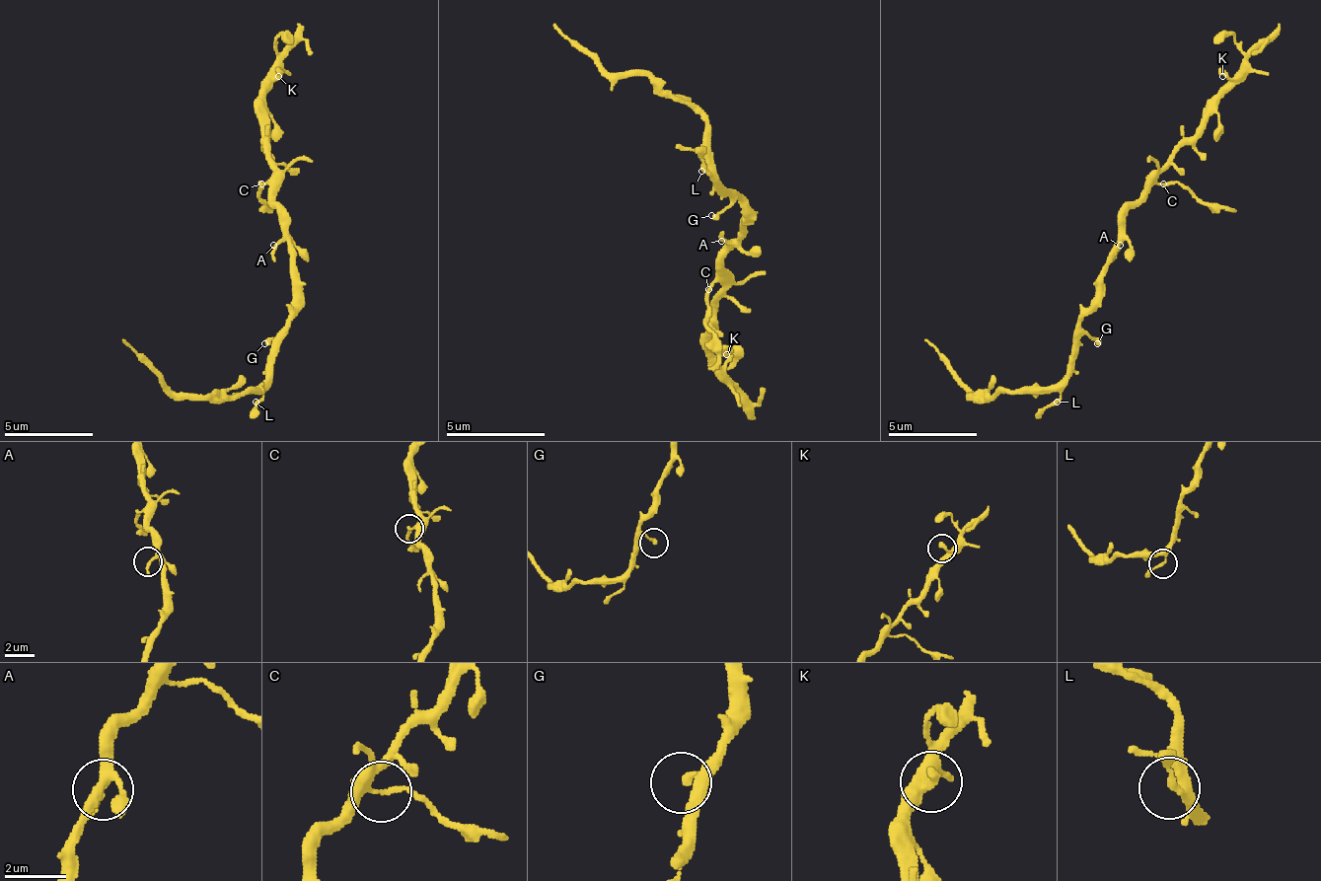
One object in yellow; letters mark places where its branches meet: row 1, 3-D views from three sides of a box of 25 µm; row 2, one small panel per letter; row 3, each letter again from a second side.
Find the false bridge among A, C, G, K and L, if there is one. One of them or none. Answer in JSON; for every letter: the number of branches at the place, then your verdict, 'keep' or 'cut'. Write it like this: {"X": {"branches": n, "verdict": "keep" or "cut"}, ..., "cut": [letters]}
{"A": {"branches": 2, "verdict": "keep"}, "C": {"branches": 2, "verdict": "cut"}, "G": {"branches": 1, "verdict": "keep"}, "K": {"branches": 2, "verdict": "keep"}, "L": {"branches": 2, "verdict": "keep"}, "cut": ["C"]}

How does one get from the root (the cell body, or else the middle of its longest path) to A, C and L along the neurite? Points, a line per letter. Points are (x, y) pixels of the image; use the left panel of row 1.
A: (291, 294), (291, 250), (282, 241), (273, 245)
C: (291, 294), (291, 241), (287, 236), (287, 214), (273, 200), (273, 191), (264, 183), (259, 183)
L: (291, 294), (291, 312), (282, 326), (282, 343), (273, 361), (273, 379), (256, 402)

